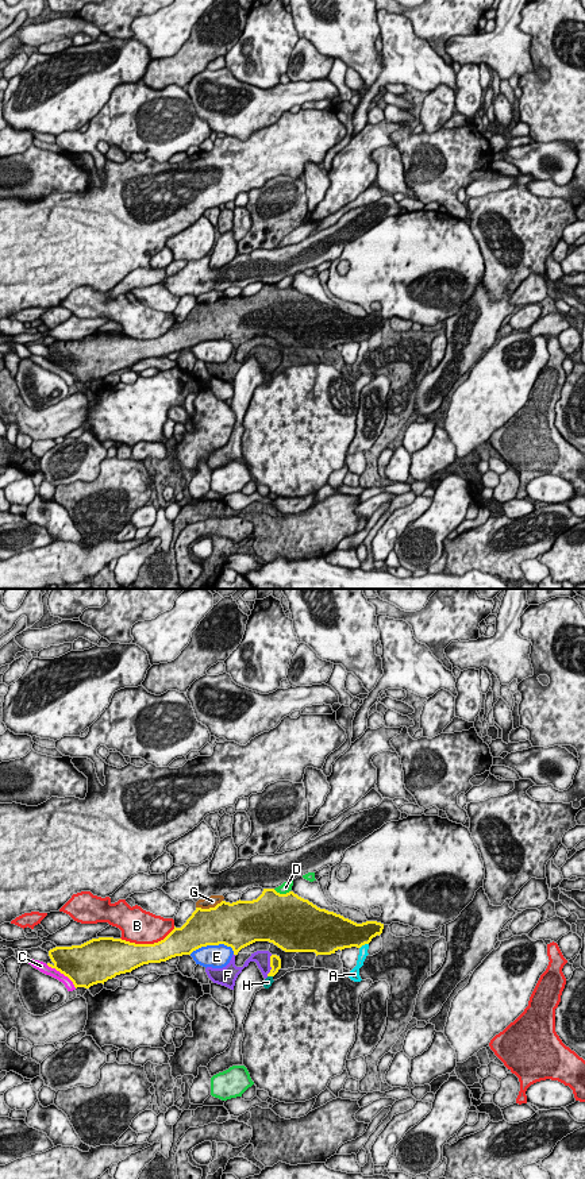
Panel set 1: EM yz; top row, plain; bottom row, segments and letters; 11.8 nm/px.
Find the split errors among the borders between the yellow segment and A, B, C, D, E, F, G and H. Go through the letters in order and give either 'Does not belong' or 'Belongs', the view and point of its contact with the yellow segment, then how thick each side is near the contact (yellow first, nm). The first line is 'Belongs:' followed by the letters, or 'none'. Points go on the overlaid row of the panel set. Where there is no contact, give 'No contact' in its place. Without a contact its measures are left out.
Belongs: F
A: Does not belong. Touches yellow at yz (364, 944). Thickness 340 nm (yellow) against 100 nm
B: Does not belong. Touches yellow at yz (147, 944). Thickness 320 nm (yellow) against 400 nm
C: Does not belong. Touches yellow at yz (62, 973). Thickness 460 nm (yellow) against 120 nm
D: Does not belong. Touches yellow at yz (281, 894). Thickness 500 nm (yellow) against 130 nm
E: Does not belong. Touches yellow at yz (211, 944). Thickness 460 nm (yellow) against 280 nm
F: Belongs. Touches yellow at yz (270, 966). Thickness 130 nm (yellow) against 190 nm
G: Does not belong. Touches yellow at yz (210, 908). Thickness 480 nm (yellow) against 140 nm
H: Does not belong. Touches yellow at yz (270, 975). Thickness 130 nm (yellow) against 100 nm

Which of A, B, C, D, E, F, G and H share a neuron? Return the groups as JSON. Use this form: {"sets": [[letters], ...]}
{"sets": [["A"], ["B"], ["C"], ["D"], ["E"], ["F"], ["G"], ["H"]]}

